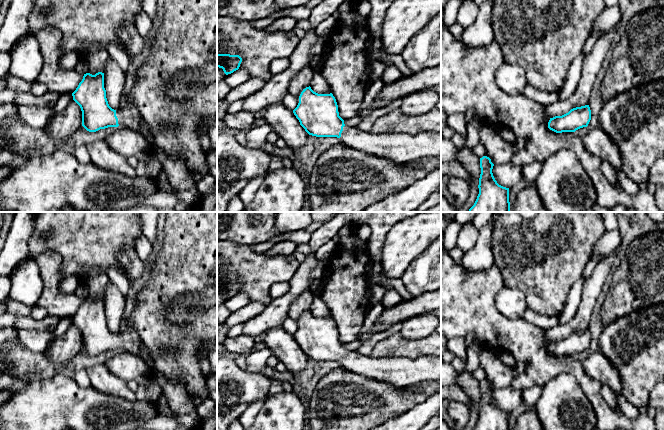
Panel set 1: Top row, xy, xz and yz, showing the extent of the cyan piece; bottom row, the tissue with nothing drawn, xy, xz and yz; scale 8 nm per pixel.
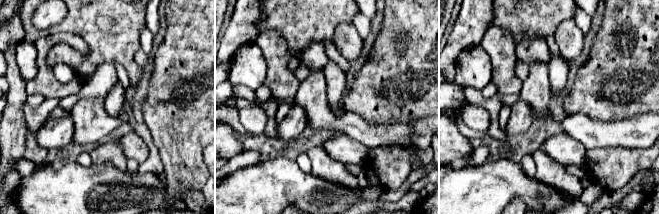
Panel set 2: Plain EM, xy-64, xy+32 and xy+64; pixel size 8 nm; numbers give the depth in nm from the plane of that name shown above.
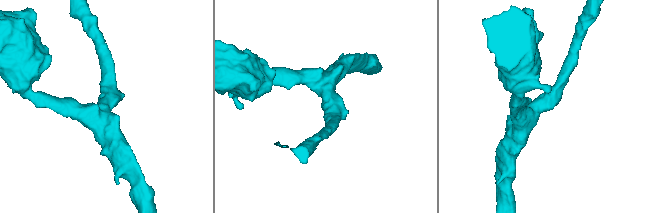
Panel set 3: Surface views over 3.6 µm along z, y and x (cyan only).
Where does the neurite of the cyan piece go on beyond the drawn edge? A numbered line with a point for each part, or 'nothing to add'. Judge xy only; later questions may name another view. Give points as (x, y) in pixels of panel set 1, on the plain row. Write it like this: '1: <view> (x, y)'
1: xy (130, 342)

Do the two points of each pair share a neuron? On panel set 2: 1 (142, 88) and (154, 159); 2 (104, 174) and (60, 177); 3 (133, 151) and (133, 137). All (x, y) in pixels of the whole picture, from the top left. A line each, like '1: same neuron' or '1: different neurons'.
1: same neuron
2: same neuron
3: same neuron

